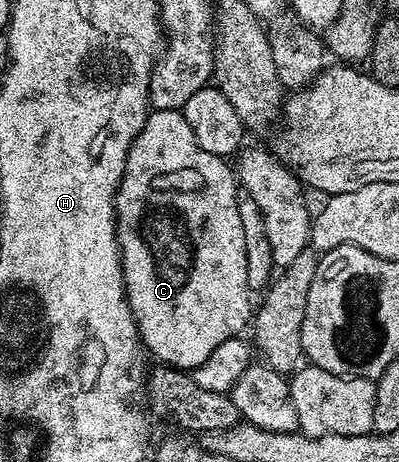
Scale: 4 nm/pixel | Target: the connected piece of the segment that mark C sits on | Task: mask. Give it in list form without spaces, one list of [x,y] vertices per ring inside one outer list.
[[[152,110],[146,124],[134,140],[130,152],[126,156],[126,168],[116,190],[116,239],[120,245],[120,263],[124,266],[124,291],[128,297],[130,312],[136,321],[140,333],[140,341],[147,353],[157,359],[157,363],[175,366],[178,370],[191,372],[200,366],[226,340],[237,337],[244,325],[254,318],[254,302],[250,297],[246,280],[246,236],[242,232],[242,216],[238,216],[236,207],[236,191],[238,179],[233,167],[227,161],[202,148],[198,140],[194,140],[194,132],[190,124],[186,124],[183,113],[178,110]]]

